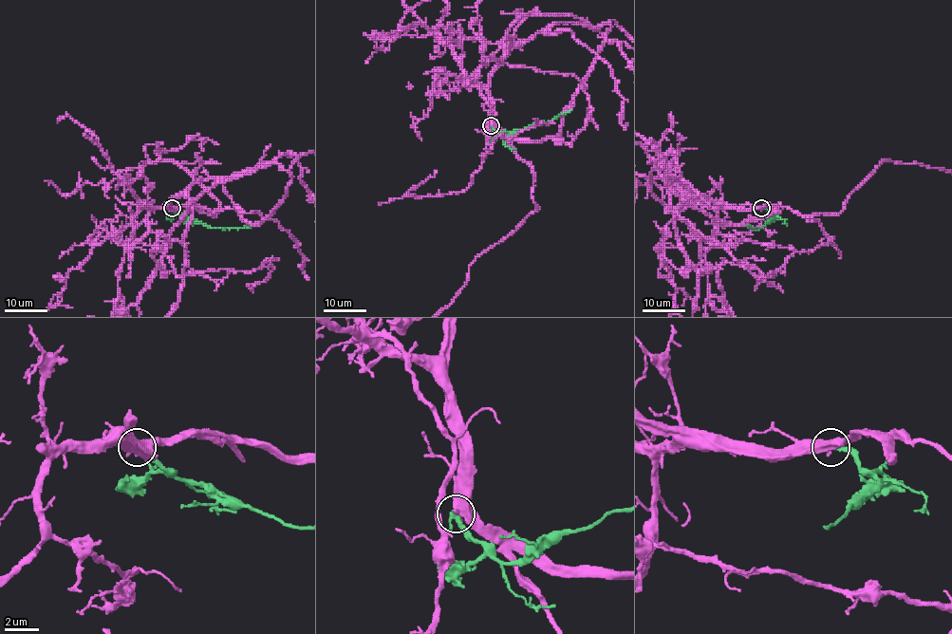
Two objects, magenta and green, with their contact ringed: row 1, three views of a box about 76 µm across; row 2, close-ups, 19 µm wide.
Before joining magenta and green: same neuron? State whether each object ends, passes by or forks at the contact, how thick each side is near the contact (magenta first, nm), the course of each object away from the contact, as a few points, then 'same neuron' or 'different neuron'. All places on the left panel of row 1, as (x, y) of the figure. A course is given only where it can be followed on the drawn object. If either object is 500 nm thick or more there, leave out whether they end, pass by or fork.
magenta passes by; green passes by; calibres 440 and 200 nm; different neuron

